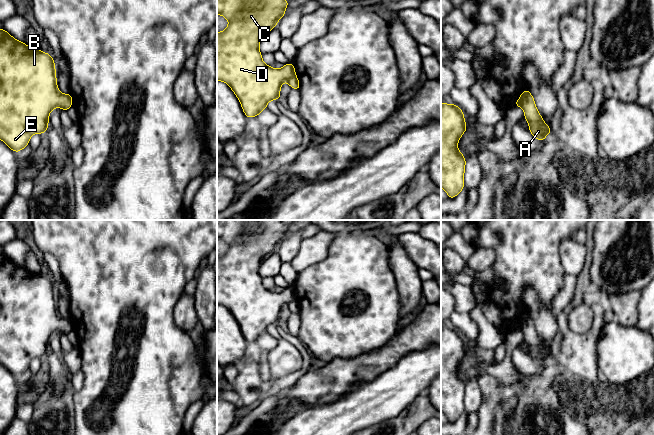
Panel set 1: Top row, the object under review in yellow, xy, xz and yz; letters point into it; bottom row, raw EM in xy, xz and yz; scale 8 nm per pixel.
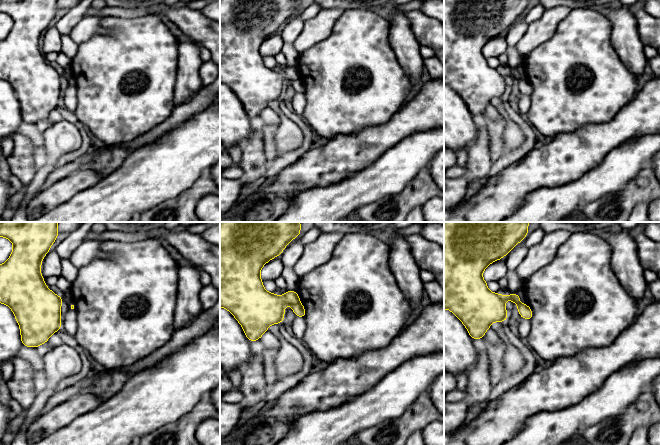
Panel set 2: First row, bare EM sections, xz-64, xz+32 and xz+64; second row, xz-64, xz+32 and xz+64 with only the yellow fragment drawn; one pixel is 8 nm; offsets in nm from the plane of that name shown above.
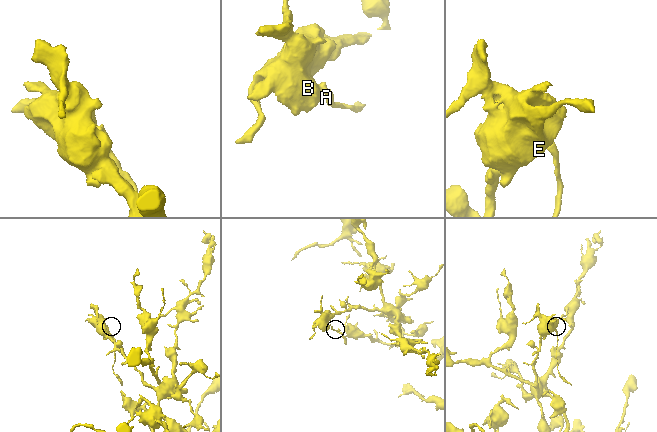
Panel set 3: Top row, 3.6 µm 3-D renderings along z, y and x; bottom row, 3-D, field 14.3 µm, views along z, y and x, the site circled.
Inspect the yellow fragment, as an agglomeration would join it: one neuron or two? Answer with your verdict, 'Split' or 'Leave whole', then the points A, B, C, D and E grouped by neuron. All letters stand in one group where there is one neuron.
Split. Groups: A / B C D E

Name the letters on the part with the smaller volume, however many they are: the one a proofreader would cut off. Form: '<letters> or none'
A

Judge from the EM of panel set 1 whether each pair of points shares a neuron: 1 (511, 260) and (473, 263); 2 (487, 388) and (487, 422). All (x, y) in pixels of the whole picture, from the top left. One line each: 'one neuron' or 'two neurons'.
1: two neurons
2: one neuron

